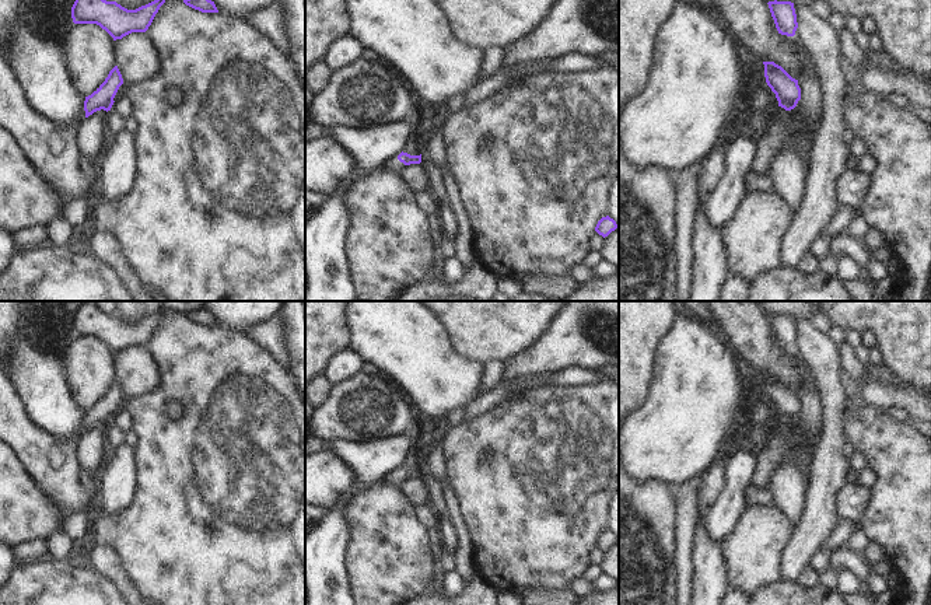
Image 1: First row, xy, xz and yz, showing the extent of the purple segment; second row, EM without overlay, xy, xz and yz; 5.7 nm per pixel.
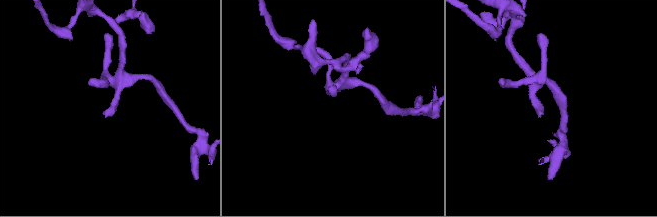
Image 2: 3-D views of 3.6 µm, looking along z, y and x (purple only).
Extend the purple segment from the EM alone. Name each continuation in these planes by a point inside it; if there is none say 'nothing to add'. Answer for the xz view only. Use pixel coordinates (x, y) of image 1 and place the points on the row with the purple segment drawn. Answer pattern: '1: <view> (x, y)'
1: xz (395, 164).

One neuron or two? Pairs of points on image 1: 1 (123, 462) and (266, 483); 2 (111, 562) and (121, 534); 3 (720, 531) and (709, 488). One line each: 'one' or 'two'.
1: two
2: two
3: two

